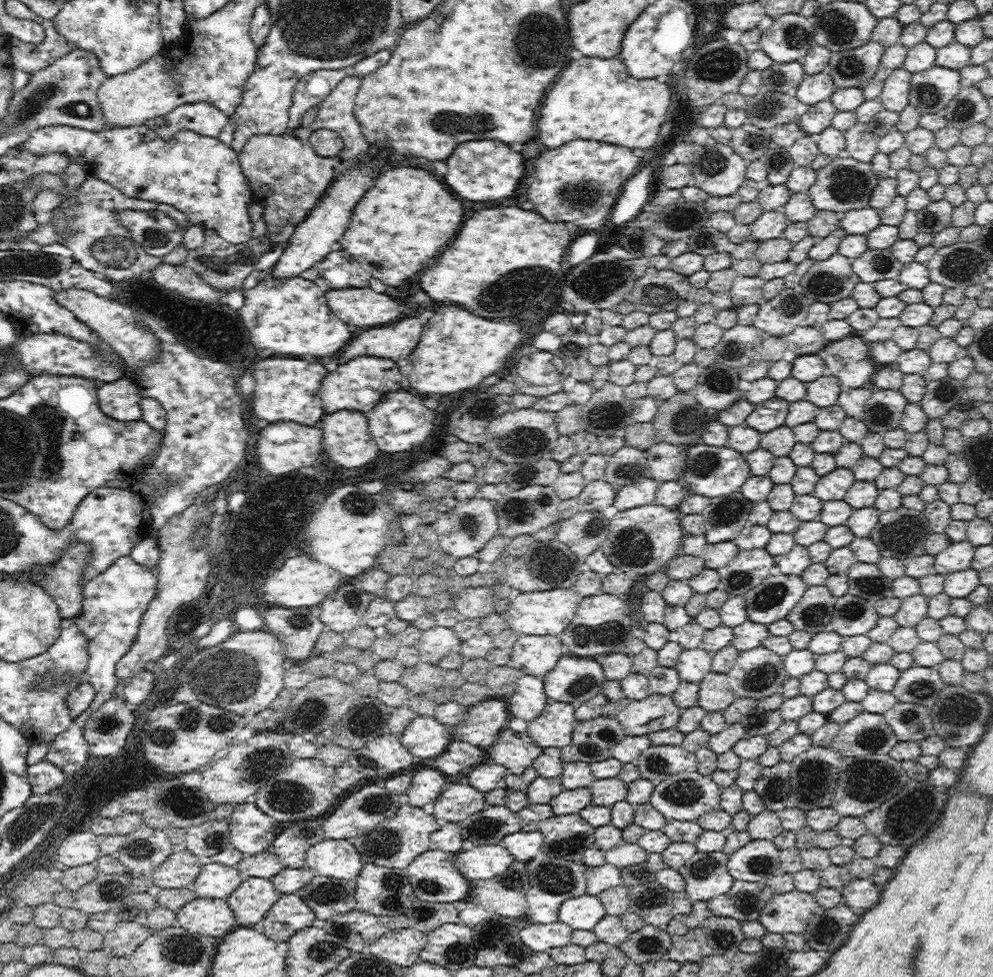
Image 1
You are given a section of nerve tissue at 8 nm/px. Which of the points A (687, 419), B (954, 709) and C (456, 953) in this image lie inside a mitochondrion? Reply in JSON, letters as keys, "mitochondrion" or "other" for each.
{"A":"mitochondrion","B":"mitochondrion","C":"mitochondrion"}

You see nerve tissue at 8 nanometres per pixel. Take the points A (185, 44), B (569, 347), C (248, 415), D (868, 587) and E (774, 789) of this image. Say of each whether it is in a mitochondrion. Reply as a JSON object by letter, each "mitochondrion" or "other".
{"A":"other","B":"other","C":"other","D":"mitochondrion","E":"mitochondrion"}

